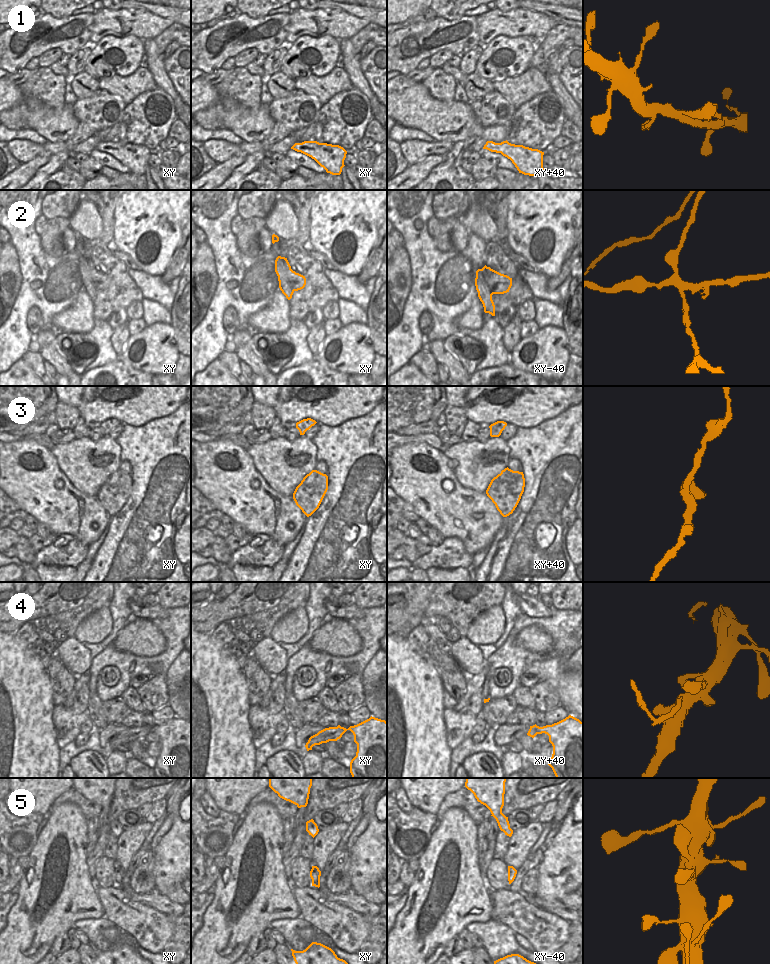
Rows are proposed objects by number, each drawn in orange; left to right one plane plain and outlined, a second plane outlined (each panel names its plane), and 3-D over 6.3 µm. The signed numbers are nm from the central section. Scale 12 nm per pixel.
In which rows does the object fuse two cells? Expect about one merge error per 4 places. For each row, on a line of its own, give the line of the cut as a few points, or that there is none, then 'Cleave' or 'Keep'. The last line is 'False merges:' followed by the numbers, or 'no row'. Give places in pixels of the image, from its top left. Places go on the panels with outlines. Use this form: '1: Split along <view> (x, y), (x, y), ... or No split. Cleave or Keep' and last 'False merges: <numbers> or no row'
1: No split. Keep
2: Split along xy-40 (486, 267), (484, 271), (485, 281), (493, 293). Cleave
3: No split. Keep
4: Split along xy+40 (539, 727), (537, 733). Cleave
5: No split. Keep
False merges: 2, 4.

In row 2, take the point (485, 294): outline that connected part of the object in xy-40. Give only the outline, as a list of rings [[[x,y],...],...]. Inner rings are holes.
[[[485,265],[482,269],[476,271],[475,286],[478,292],[478,297],[483,304],[484,312],[495,316],[495,305],[492,300],[492,291],[490,290],[486,278],[484,276],[484,271],[487,269]]]

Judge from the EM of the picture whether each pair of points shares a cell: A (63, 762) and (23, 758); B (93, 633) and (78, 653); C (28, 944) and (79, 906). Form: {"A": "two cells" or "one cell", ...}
{"A": "two cells", "B": "two cells", "C": "one cell"}

